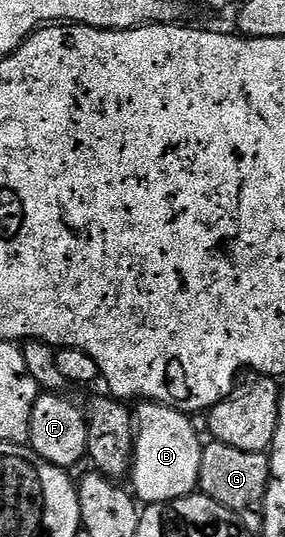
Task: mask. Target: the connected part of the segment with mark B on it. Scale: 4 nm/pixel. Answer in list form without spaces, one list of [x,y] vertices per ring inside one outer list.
[[[142,402],[137,408],[134,454],[128,473],[128,480],[134,483],[133,495],[146,506],[167,504],[195,495],[200,478],[204,440],[199,432],[192,430],[190,416],[177,408],[168,407],[167,404]]]

